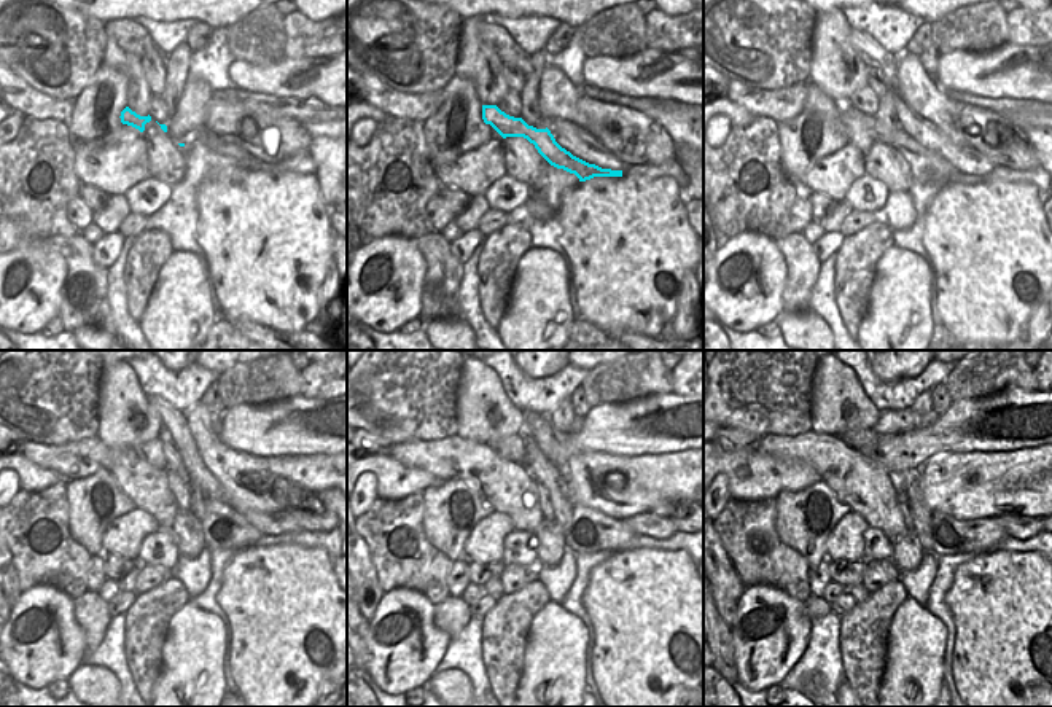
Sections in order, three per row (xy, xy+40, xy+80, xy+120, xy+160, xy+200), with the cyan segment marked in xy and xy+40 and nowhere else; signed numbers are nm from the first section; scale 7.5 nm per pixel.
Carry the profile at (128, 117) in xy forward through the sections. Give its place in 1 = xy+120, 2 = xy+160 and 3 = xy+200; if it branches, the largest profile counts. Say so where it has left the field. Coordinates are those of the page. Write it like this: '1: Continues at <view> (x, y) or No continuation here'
1: Continues at xy+120 (223, 527)
2: Continues at xy+160 (589, 531)
3: Continues at xy+200 (949, 534).

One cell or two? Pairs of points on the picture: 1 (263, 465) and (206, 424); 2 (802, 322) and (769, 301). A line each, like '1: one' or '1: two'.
1: one
2: two

